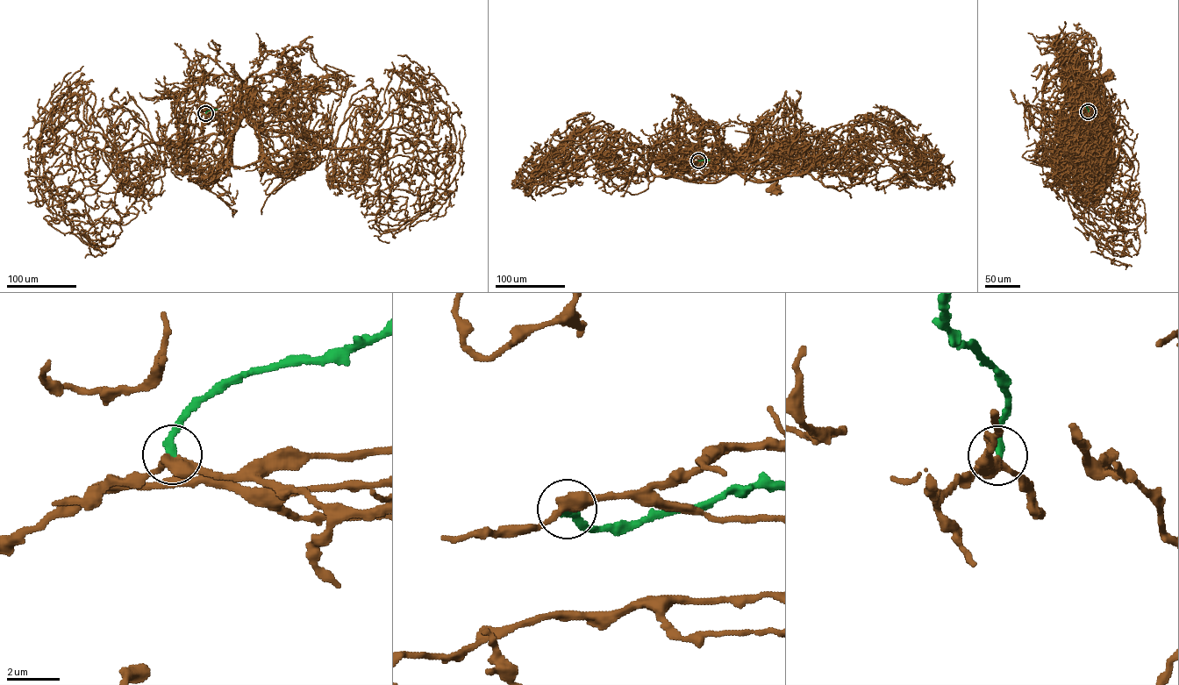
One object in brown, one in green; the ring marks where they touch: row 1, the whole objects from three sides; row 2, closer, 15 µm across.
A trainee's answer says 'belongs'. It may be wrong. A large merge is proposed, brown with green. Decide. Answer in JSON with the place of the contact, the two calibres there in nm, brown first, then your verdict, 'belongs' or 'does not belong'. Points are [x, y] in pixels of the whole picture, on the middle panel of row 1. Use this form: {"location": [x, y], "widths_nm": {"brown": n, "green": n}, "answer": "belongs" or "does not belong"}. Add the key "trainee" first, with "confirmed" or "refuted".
{"trainee": "confirmed", "location": [698, 160], "widths_nm": {"brown": 400, "green": 280}, "answer": "belongs"}

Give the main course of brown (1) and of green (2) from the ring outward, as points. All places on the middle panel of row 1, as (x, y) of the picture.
1: (698, 160), (725, 147), (735, 151), (743, 175), (767, 181), (777, 178), (776, 189)
2: (698, 160), (710, 160)

